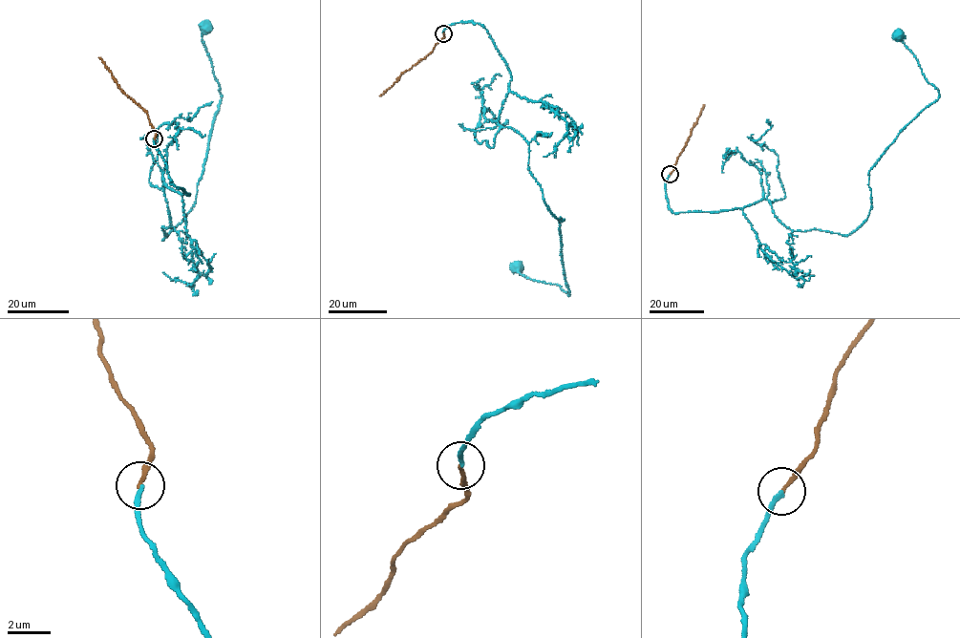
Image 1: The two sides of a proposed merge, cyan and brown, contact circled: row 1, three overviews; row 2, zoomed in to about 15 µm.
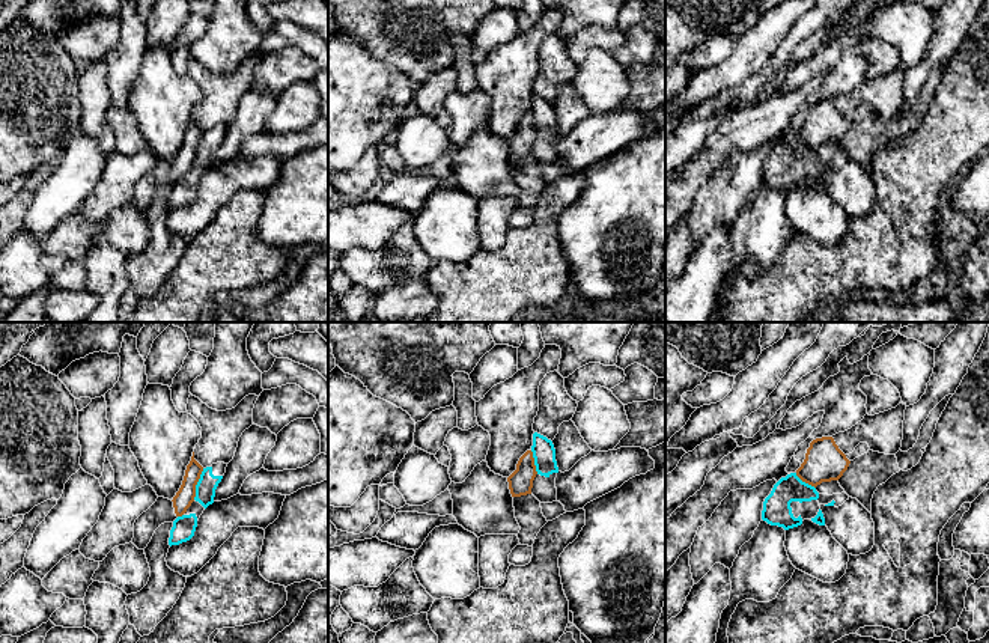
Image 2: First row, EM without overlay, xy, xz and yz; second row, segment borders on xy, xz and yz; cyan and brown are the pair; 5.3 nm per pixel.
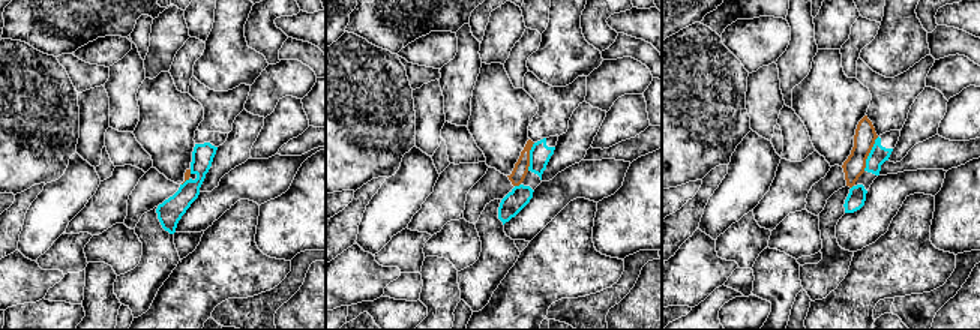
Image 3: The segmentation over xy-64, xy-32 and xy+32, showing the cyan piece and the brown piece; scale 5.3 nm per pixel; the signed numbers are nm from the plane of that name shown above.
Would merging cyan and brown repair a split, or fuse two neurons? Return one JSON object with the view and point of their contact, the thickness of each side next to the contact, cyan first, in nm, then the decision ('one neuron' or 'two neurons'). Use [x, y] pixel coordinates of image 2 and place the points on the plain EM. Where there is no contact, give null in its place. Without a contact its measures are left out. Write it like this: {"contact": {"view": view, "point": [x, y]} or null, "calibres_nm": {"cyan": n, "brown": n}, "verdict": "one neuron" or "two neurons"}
{"contact": {"view": "xy", "point": [197, 146]}, "calibres_nm": {"cyan": 110, "brown": 100}, "verdict": "two neurons"}

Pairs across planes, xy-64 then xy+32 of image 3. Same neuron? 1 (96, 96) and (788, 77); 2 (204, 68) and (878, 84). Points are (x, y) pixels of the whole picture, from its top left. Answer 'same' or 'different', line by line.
1: different
2: different

